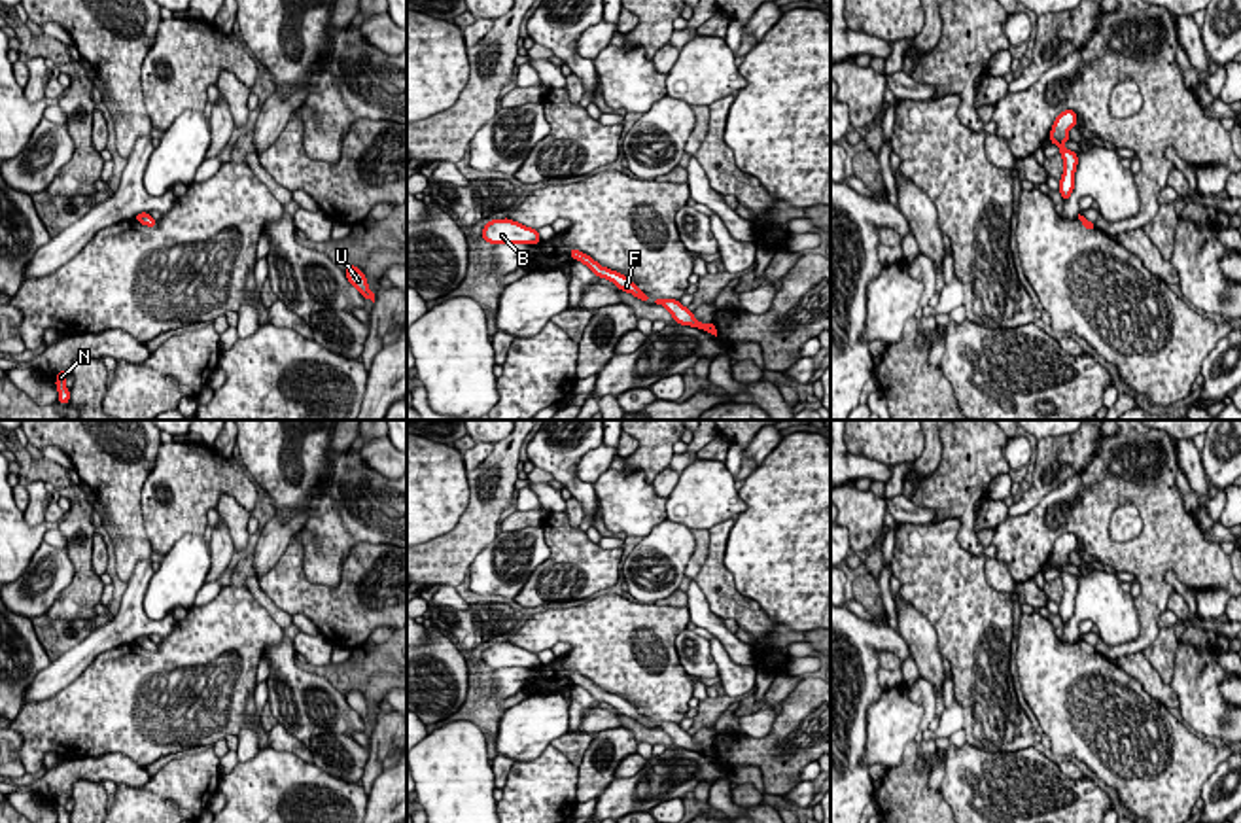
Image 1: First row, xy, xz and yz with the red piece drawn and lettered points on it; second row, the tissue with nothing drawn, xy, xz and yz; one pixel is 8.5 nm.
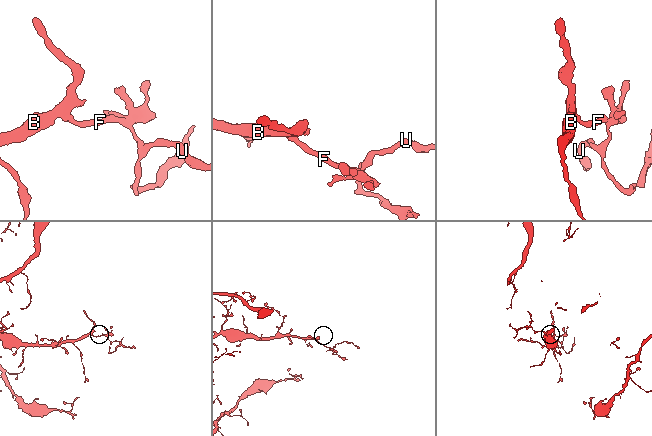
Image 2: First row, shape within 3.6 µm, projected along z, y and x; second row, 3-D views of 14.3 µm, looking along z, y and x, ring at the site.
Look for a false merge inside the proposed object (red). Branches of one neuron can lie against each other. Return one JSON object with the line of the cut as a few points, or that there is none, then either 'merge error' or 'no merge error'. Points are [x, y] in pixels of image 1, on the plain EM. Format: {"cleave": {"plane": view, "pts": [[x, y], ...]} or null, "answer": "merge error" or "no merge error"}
{"cleave": null, "answer": "no merge error"}

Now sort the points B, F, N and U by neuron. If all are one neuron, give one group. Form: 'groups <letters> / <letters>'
groups B F N U

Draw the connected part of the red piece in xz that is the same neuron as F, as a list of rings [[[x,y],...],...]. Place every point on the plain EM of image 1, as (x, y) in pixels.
[[[569,674],[569,679],[575,685],[581,685],[583,689],[586,689],[598,702],[605,702],[609,706],[615,708],[615,711],[619,711],[620,715],[632,717],[634,721],[638,721],[639,725],[647,725],[649,721],[634,708],[634,704],[630,704],[628,700],[624,700],[622,696],[611,694],[607,691],[602,691],[598,685],[594,685],[590,679],[579,675],[579,674]]]

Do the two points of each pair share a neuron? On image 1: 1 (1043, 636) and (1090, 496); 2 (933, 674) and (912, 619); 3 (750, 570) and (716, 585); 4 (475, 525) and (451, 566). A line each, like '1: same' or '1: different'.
1: different
2: same
3: different
4: same

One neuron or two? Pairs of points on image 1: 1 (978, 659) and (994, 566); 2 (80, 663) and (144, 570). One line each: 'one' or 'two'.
1: two
2: one

